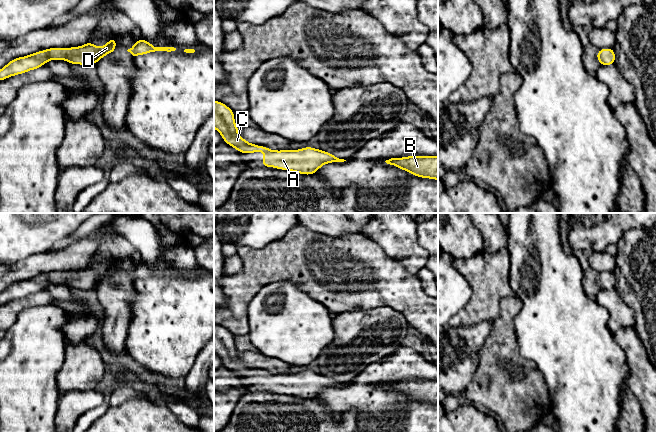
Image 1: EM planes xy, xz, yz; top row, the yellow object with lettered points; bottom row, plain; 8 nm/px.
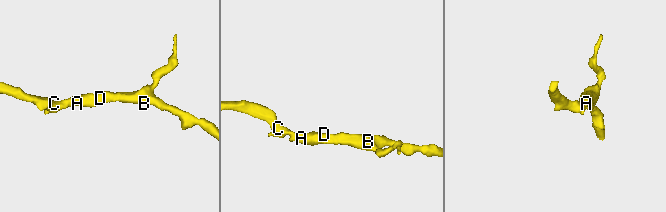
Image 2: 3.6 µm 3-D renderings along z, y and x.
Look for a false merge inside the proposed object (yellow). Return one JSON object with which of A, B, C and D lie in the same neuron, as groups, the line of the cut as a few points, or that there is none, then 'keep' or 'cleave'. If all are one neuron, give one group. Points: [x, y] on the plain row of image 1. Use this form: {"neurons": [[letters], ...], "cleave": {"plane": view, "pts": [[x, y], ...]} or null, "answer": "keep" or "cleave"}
{"neurons": [["A", "B", "C", "D"]], "cleave": null, "answer": "keep"}

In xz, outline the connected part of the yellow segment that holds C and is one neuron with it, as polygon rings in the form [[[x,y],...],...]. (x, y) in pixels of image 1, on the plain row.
[[[214,324],[214,352],[221,358],[223,366],[238,376],[243,378],[264,376],[261,391],[273,391],[298,398],[313,399],[325,388],[346,385],[337,382],[332,377],[310,370],[298,374],[275,375],[267,370],[249,367],[238,359],[239,352],[235,348],[234,335],[217,324]]]

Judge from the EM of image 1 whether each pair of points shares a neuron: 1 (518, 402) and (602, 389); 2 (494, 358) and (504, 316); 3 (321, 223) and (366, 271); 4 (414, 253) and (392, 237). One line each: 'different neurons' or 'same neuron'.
1: different neurons
2: same neuron
3: different neurons
4: same neuron

